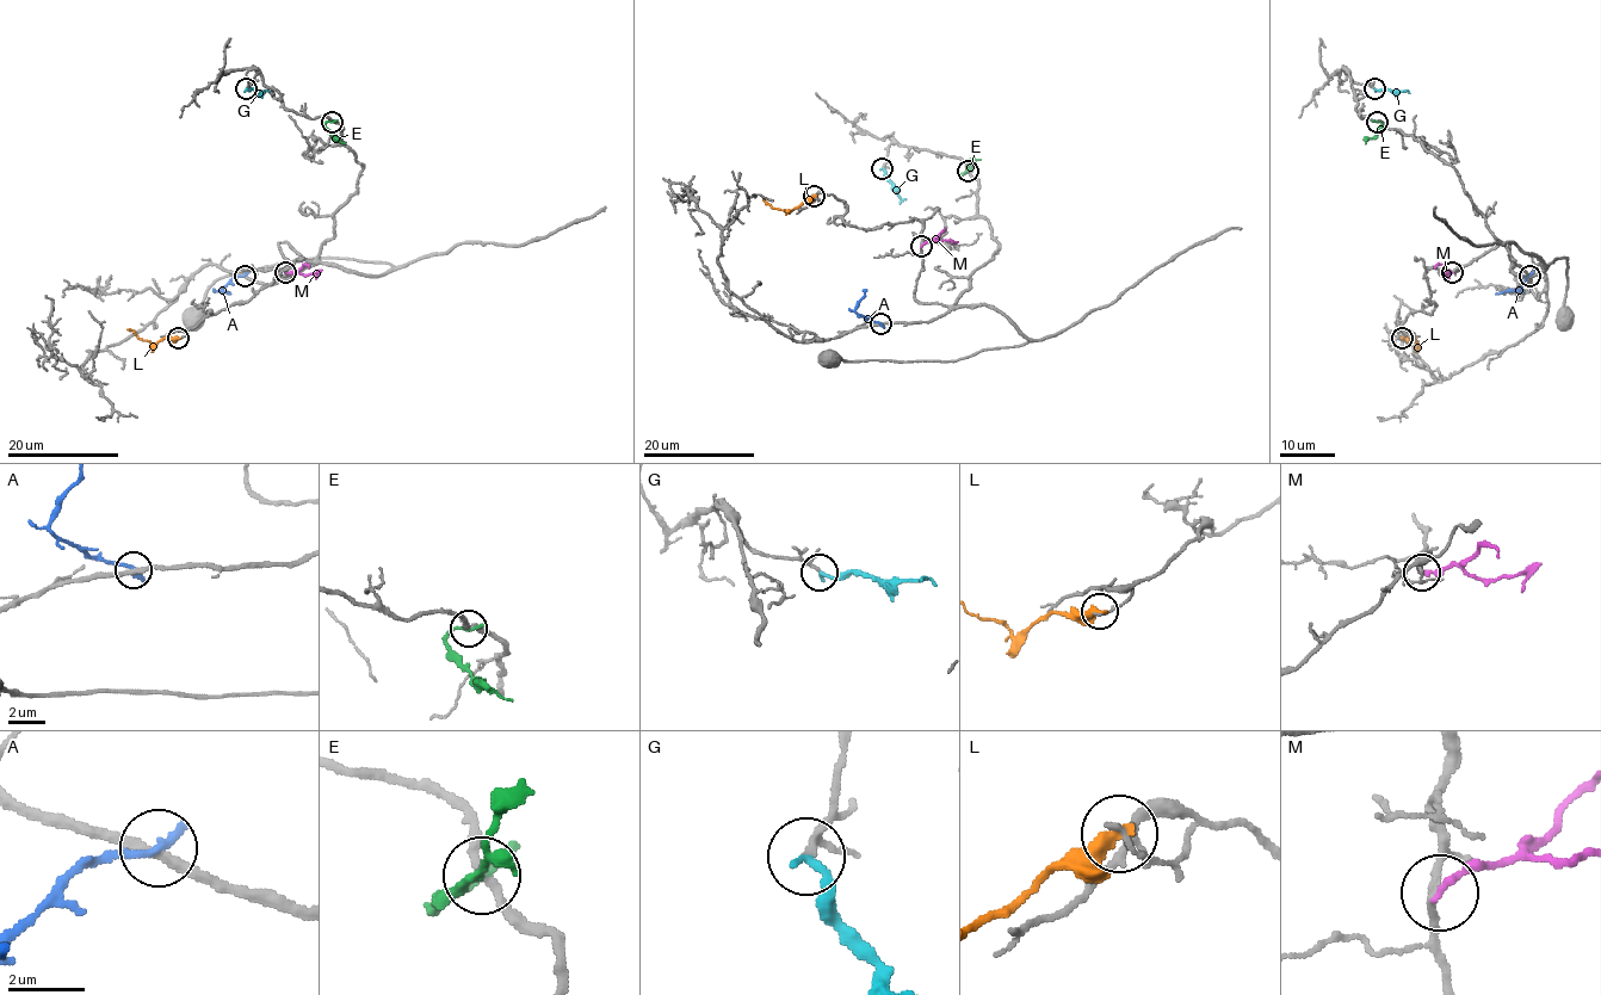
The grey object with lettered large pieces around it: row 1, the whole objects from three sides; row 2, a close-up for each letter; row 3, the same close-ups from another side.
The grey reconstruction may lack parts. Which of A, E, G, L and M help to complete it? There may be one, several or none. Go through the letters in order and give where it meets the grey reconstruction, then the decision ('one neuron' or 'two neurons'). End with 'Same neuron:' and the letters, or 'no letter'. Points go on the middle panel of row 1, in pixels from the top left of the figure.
A: meets grey at (881, 323); two neurons
E: meets grey at (968, 171); two neurons
G: meets grey at (882, 168); one neuron
L: meets grey at (814, 196); two neurons
M: meets grey at (921, 246); two neurons
Same neuron: G

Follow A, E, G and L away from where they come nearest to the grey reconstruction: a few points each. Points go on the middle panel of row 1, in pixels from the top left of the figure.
A: (879, 323), (867, 320), (854, 310), (863, 290)
E: (968, 171), (960, 174), (972, 161), (981, 159)
G: (883, 167), (892, 189), (902, 199), (906, 198)
L: (815, 196), (786, 212), (764, 199)

